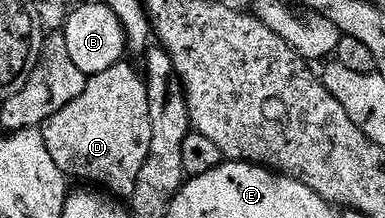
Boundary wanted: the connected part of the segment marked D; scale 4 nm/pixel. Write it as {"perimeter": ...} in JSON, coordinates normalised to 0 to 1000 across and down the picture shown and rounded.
{"perimeter":[[[306,284],[294,312],[244,344],[229,372],[221,422],[210,422],[190,477],[169,477],[169,495],[135,532],[106,596],[117,679],[127,716],[138,716],[138,752],[148,752],[161,798],[184,826],[208,817],[216,830],[208,839],[244,844],[319,917],[338,913],[356,862],[356,807],[366,807],[366,771],[377,771],[377,734],[387,716],[387,642],[397,642],[382,385],[374,344],[364,326],[358,339],[335,284]]]}

